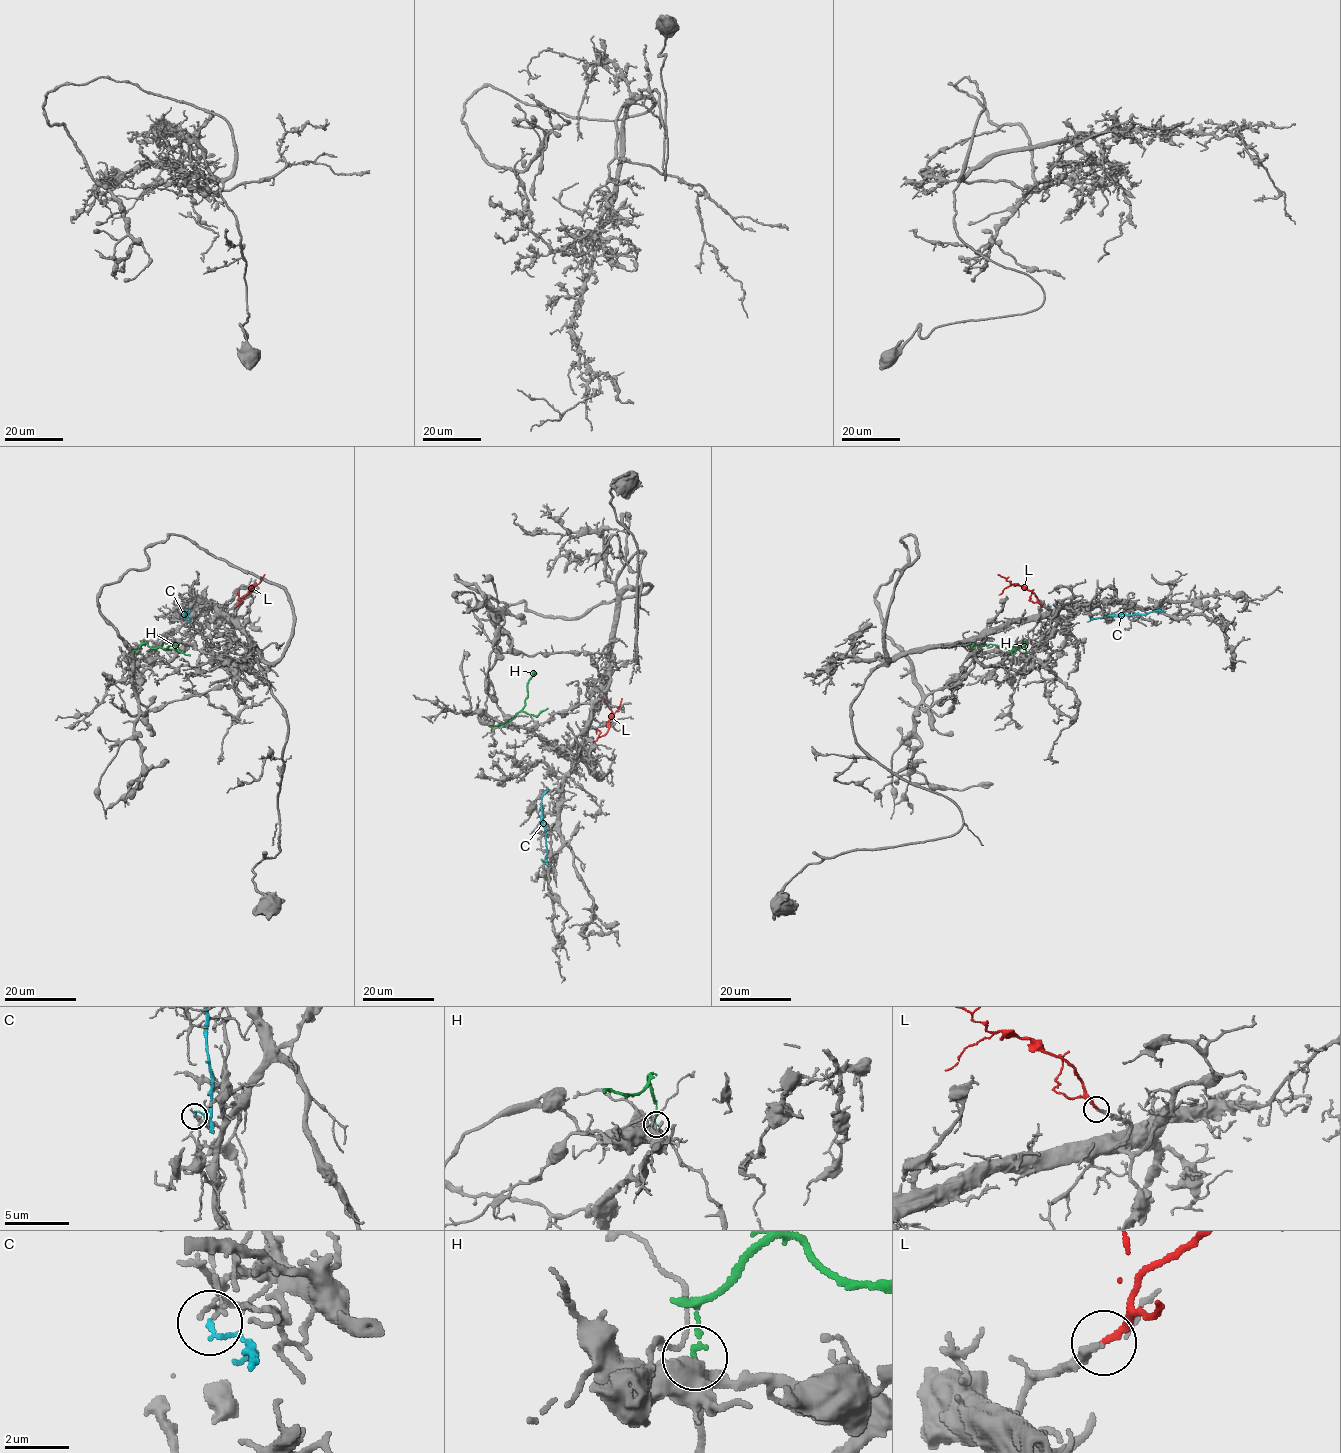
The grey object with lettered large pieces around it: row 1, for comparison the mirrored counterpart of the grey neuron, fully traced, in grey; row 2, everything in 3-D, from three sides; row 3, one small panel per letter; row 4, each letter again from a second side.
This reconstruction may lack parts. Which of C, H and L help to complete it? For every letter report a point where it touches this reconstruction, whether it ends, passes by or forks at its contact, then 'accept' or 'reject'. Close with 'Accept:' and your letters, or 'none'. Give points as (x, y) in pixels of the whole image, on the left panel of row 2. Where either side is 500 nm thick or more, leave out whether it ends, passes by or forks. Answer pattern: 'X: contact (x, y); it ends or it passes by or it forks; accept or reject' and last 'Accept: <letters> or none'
C: contact (185, 608); it ends; reject
H: contact (134, 656); it ends; reject
L: contact (236, 605); it ends; accept
Accept: L

